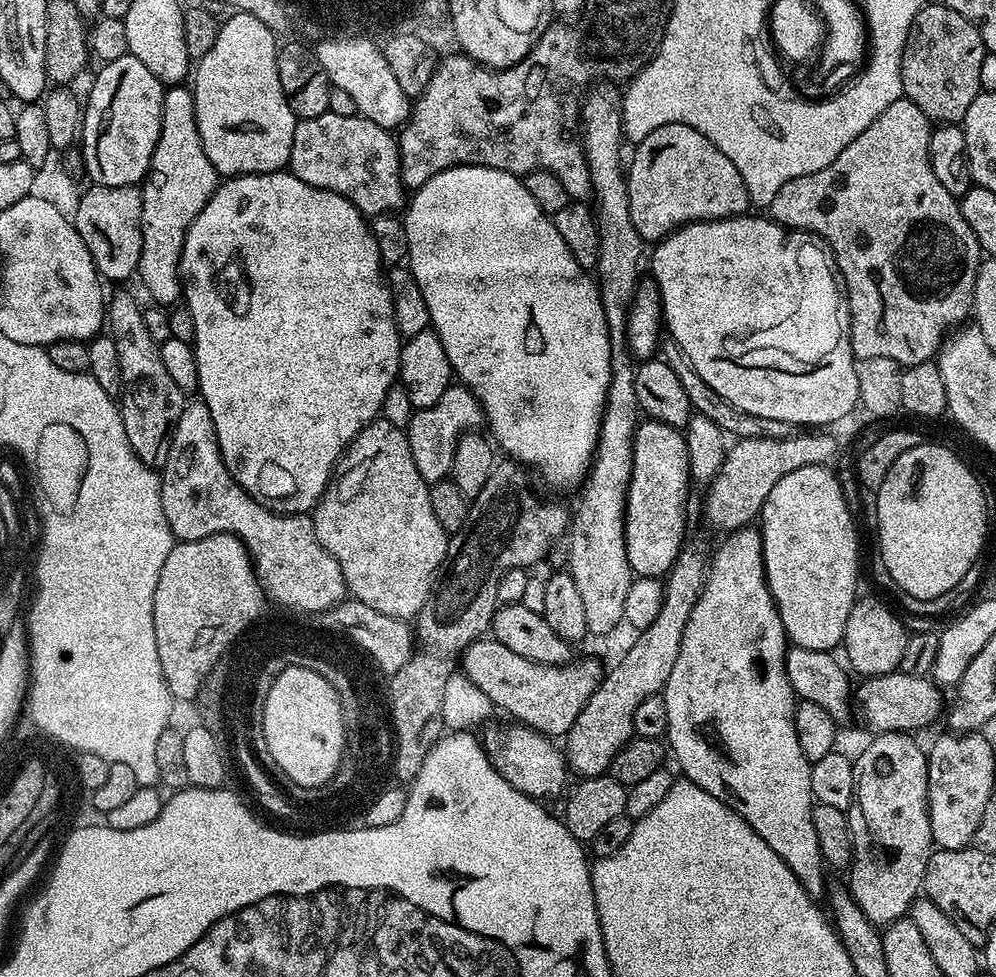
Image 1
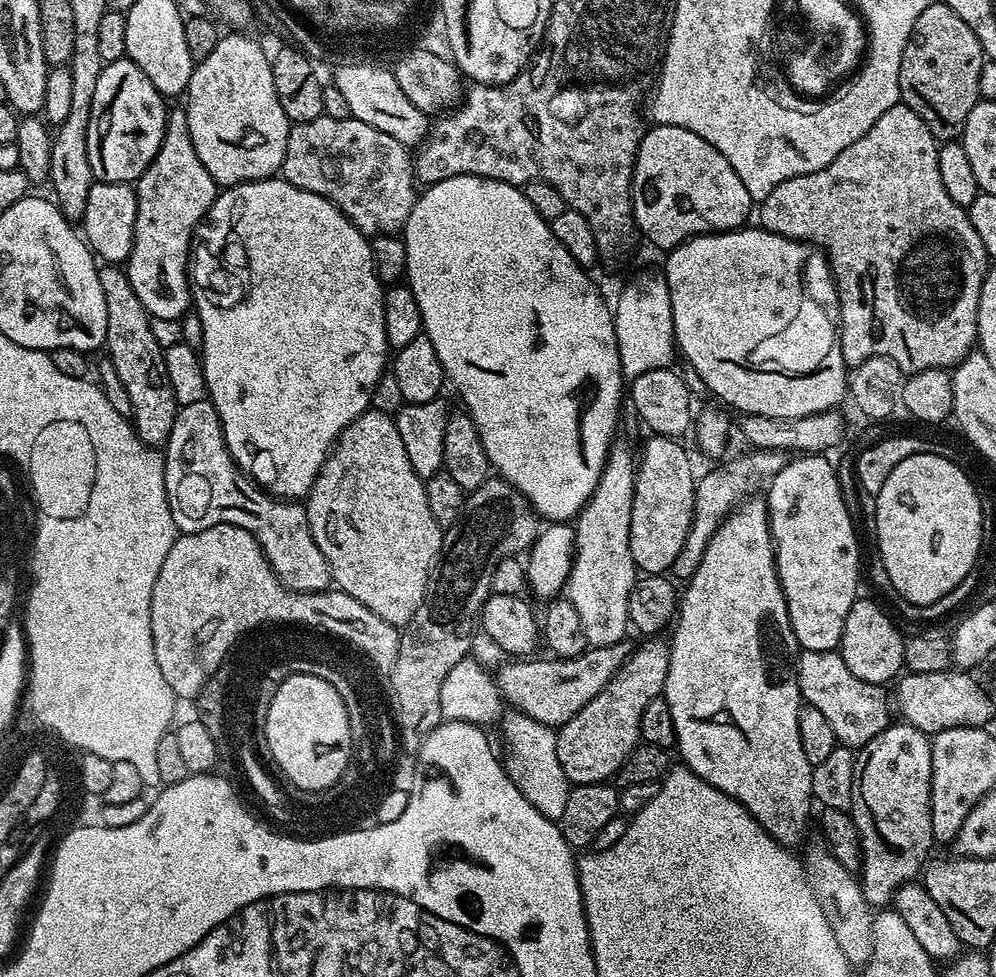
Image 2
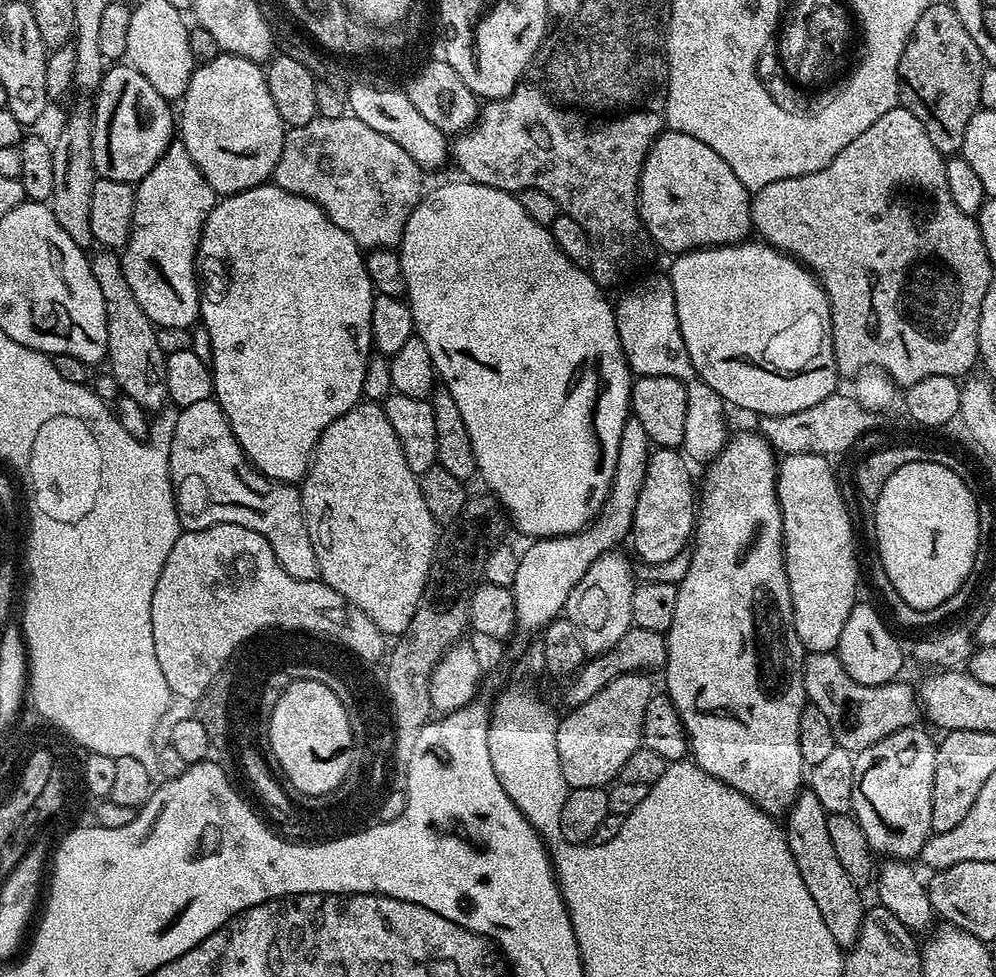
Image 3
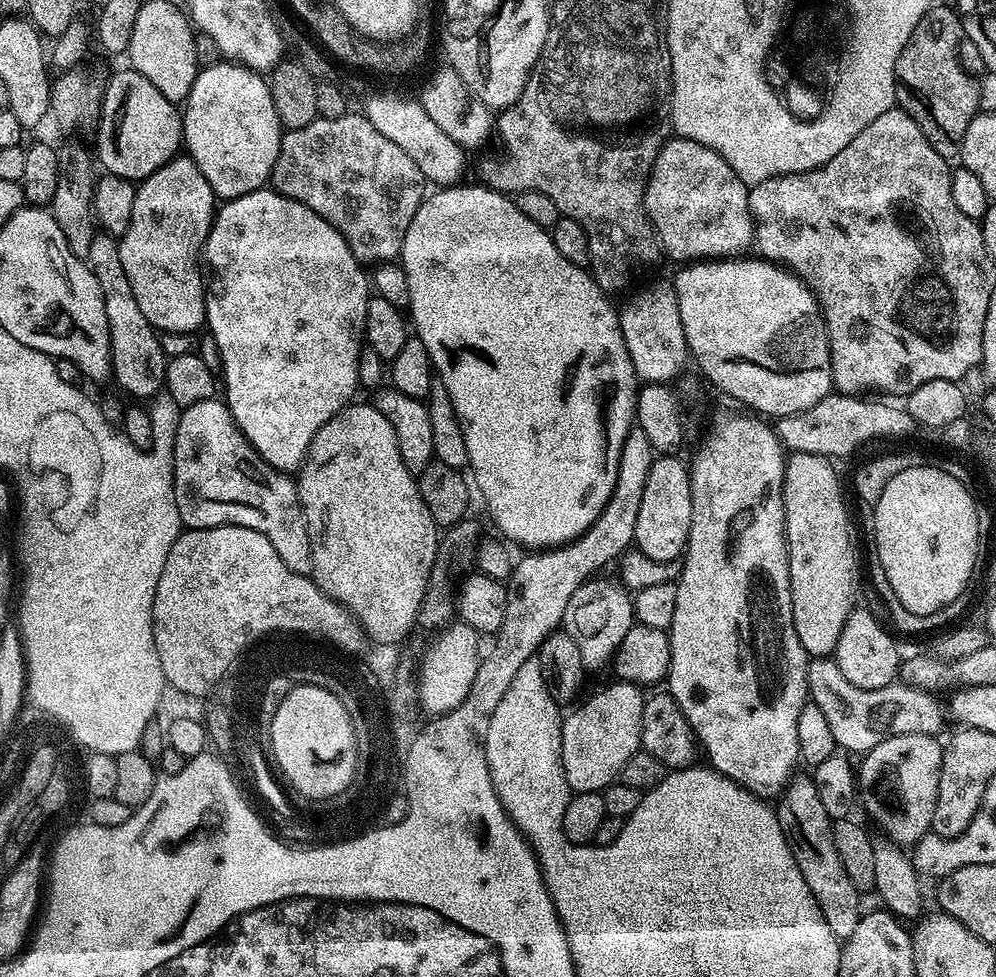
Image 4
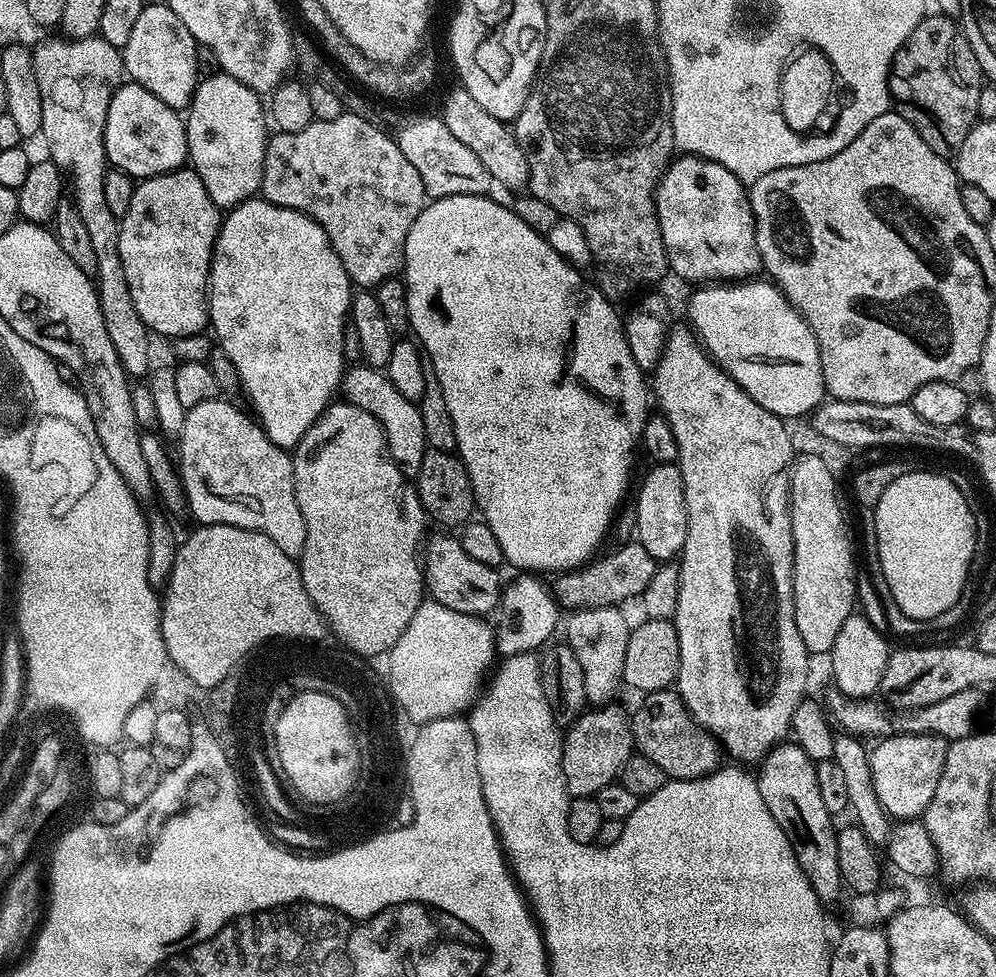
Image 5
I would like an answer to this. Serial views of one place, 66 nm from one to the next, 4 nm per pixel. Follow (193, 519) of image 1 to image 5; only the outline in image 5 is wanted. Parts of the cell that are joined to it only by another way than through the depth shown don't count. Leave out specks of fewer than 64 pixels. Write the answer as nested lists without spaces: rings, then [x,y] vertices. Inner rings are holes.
[[[217,398],[210,402],[198,402],[198,406],[187,409],[185,424],[182,426],[181,434],[178,437],[178,445],[180,444],[178,473],[181,486],[184,488],[187,511],[192,511],[192,516],[197,520],[195,522],[197,525],[229,524],[235,528],[245,528],[246,530],[261,532],[266,534],[266,538],[270,538],[270,542],[274,542],[274,546],[278,546],[278,550],[282,550],[282,554],[293,558],[299,557],[301,550],[306,546],[306,522],[302,518],[302,510],[298,506],[298,498],[294,494],[294,474],[292,473],[291,455],[285,449],[279,448],[276,444],[270,442],[268,436],[264,433],[264,429],[260,427],[259,423],[247,411],[245,412],[240,408],[235,408],[228,401],[228,398]]]

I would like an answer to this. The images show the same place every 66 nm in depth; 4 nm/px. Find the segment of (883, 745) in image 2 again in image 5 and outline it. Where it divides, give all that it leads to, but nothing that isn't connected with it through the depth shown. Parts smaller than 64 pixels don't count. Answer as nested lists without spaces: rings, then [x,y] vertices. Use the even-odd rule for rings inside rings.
[[[894,735],[881,739],[875,749],[871,749],[870,770],[874,794],[889,817],[897,821],[914,820],[923,817],[934,790],[938,790],[938,778],[942,778],[942,766],[946,762],[949,741],[941,736]]]

